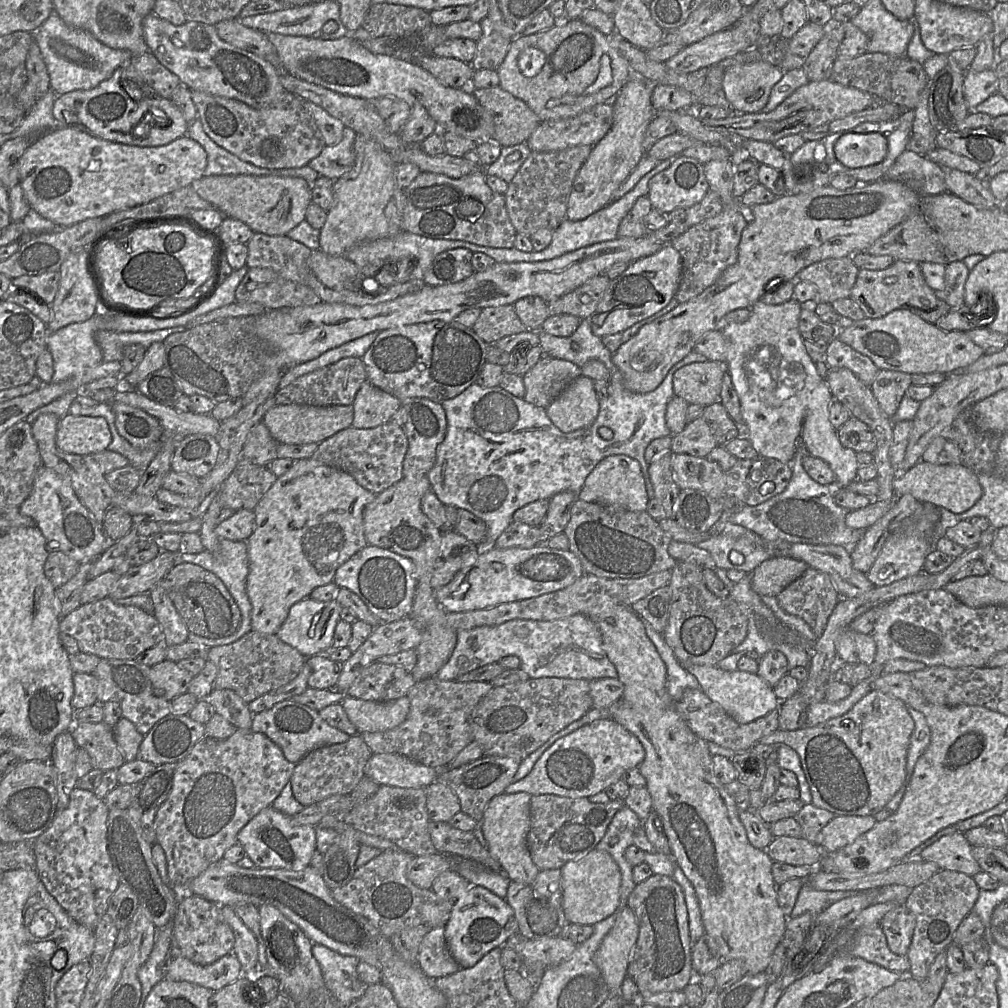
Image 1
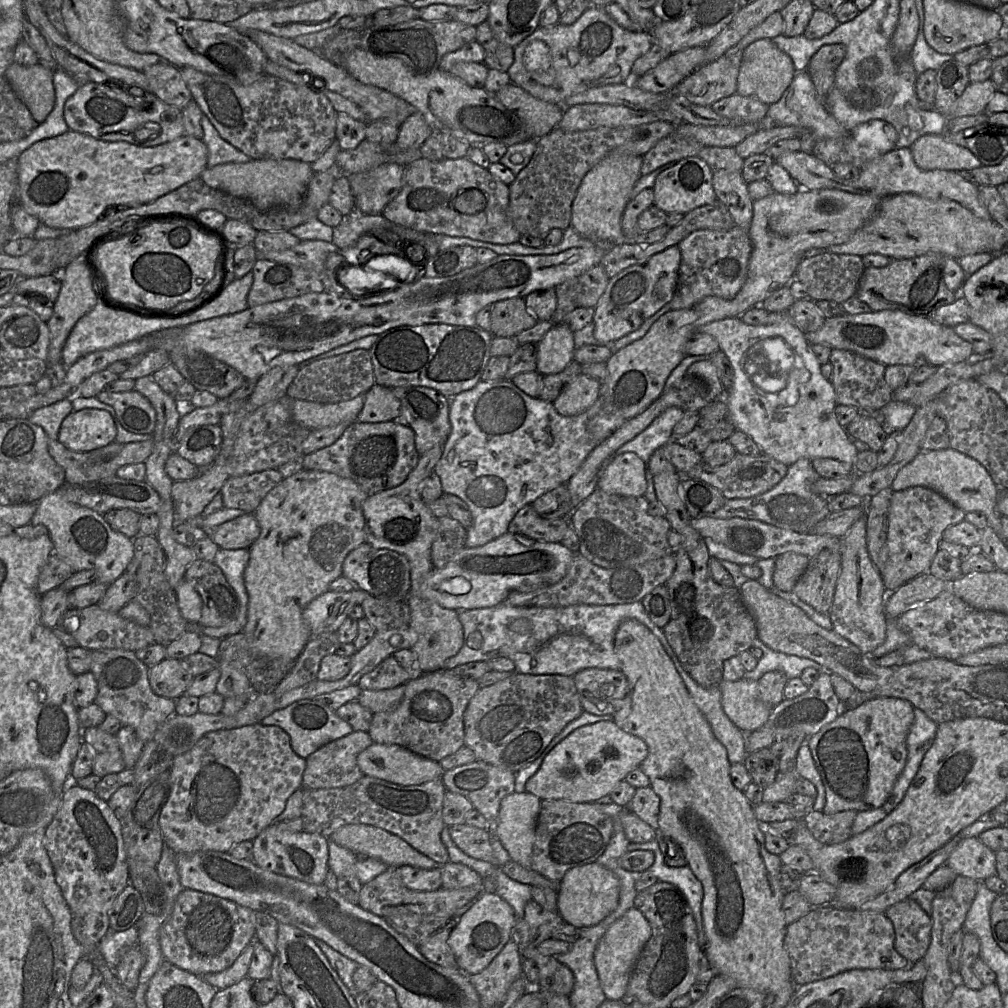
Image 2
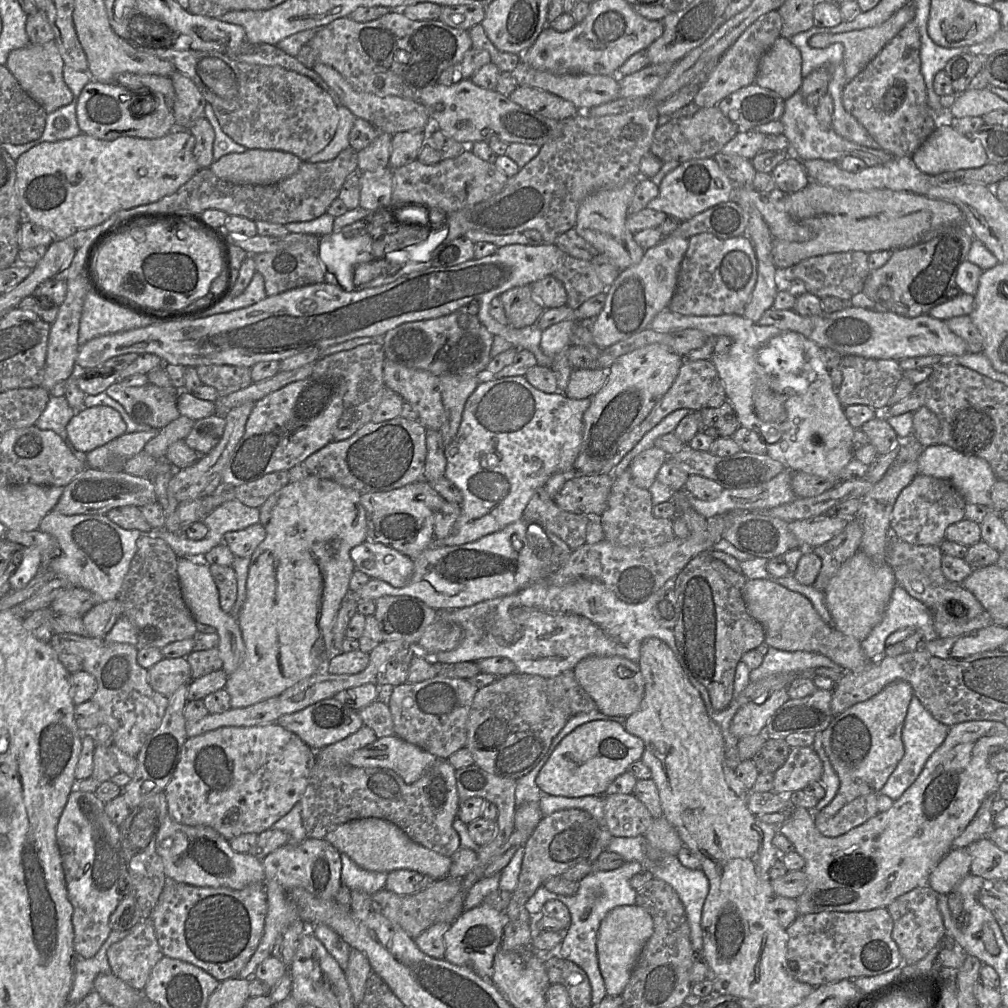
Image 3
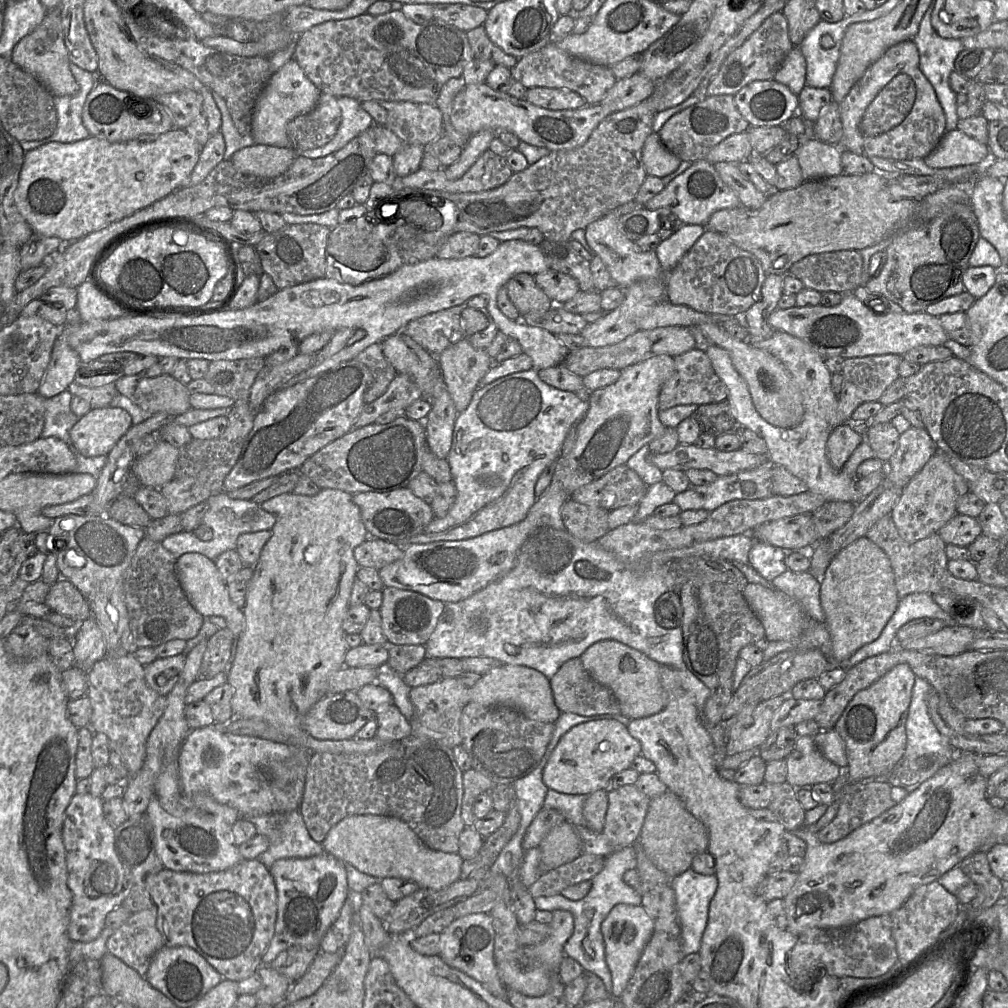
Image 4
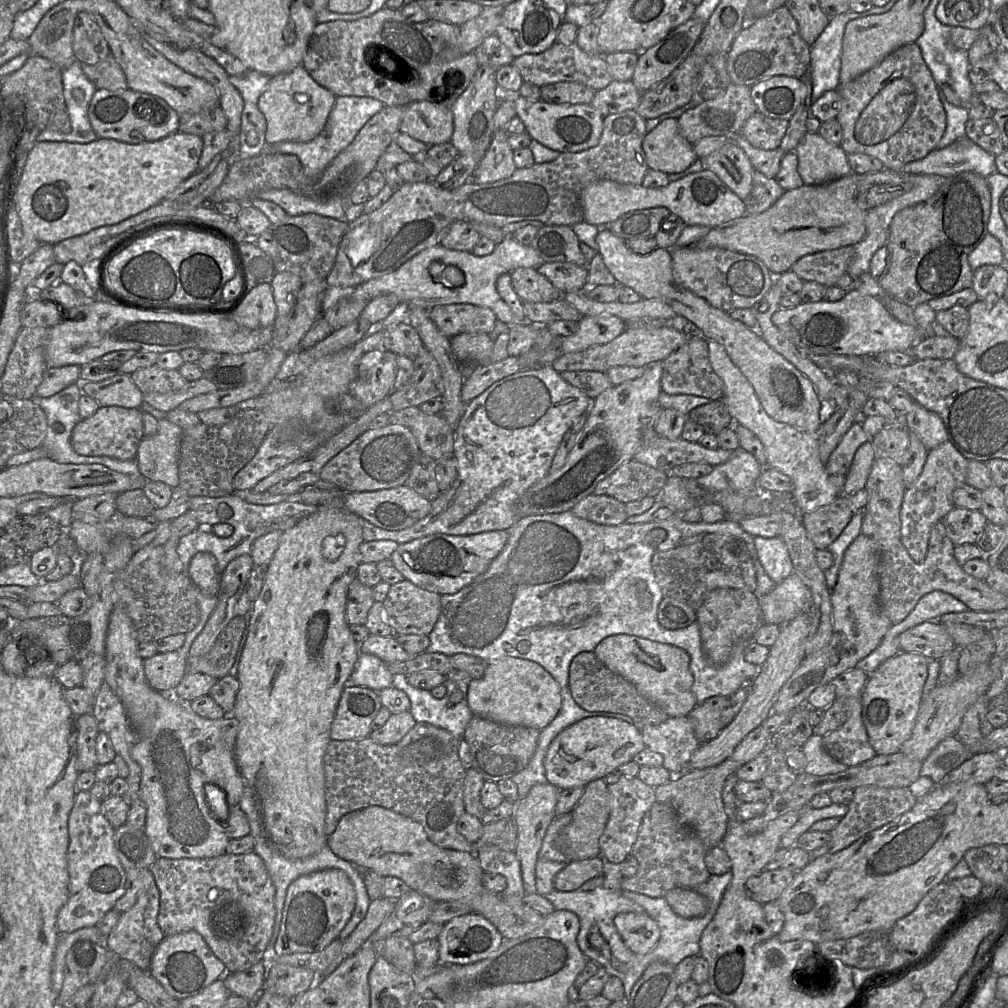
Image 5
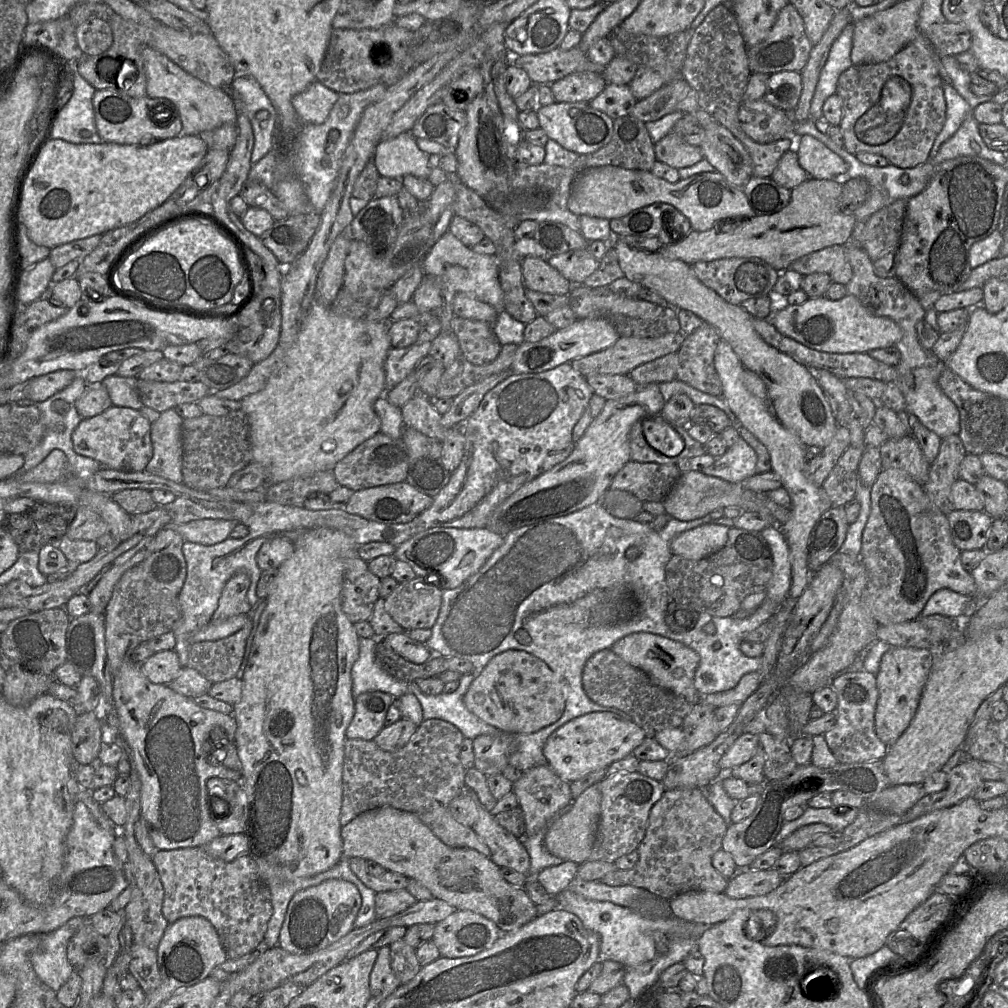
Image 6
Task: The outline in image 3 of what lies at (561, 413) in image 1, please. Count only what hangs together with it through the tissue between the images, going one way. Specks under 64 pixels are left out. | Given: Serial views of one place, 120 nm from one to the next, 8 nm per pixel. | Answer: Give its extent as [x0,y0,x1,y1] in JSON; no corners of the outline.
[563,368,607,399]

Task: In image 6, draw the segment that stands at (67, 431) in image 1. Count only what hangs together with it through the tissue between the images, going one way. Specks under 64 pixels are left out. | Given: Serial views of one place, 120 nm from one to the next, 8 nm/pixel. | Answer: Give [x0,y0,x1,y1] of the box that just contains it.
[72,406,153,472]

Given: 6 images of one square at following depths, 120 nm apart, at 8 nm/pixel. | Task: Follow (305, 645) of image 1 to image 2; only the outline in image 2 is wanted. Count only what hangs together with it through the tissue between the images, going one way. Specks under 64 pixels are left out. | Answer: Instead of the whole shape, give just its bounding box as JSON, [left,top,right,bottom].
[302,588,371,636]

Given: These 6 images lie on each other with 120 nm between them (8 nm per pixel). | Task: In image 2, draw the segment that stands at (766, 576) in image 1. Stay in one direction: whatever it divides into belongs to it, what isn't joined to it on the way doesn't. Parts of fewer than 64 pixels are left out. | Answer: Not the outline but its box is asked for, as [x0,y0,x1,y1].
[773,552,810,592]

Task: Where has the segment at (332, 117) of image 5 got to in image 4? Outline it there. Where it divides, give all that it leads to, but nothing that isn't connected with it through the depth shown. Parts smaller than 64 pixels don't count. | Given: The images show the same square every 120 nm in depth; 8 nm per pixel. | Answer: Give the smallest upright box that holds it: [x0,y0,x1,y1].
[297,96,374,159]

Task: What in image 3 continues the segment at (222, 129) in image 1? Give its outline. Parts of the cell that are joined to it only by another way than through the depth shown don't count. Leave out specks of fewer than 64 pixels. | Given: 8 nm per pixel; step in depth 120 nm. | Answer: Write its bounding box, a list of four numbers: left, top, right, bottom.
[136,45,339,161]

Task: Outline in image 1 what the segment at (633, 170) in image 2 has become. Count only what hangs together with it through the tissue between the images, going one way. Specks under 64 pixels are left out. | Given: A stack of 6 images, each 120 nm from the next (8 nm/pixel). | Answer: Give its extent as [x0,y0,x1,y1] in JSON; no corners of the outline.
[567,74,656,221]

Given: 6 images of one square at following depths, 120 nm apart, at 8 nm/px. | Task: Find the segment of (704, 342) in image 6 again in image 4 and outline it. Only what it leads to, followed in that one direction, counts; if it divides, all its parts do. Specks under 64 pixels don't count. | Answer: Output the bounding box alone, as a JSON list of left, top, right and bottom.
[659,348,727,411]

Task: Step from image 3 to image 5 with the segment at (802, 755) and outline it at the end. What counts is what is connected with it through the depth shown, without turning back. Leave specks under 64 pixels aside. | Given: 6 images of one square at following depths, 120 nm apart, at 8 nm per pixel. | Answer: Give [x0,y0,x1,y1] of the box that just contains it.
[802,735,848,776]

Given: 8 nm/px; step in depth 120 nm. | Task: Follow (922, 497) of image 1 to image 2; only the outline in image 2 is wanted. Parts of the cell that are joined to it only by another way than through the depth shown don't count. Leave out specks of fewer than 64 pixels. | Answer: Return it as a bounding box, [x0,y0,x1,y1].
[891,448,1002,539]

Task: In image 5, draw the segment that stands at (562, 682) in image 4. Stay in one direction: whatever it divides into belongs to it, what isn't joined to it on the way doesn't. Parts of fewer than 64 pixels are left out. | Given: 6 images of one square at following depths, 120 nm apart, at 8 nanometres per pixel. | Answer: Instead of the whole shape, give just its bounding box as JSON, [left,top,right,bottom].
[568,651,669,729]

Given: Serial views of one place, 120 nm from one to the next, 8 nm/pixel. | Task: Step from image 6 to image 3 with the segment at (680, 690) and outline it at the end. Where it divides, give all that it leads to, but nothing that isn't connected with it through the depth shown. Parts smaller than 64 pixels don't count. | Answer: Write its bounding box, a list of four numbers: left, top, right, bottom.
[574,656,644,717]

